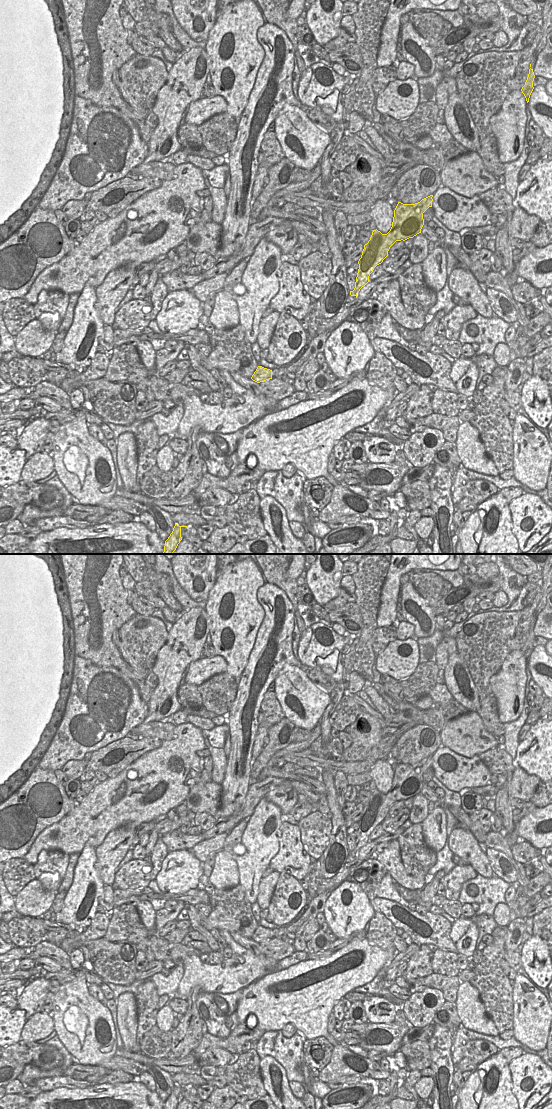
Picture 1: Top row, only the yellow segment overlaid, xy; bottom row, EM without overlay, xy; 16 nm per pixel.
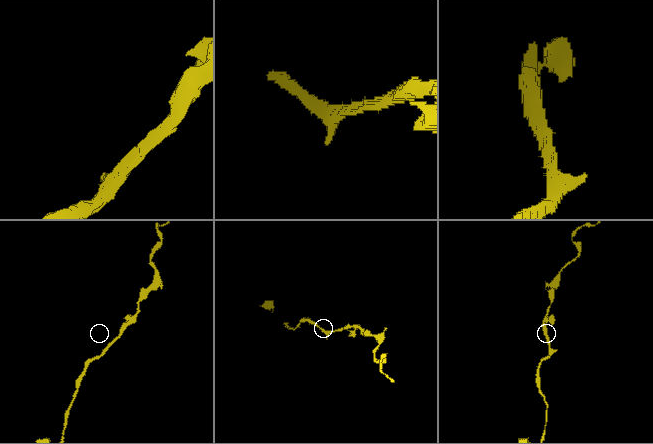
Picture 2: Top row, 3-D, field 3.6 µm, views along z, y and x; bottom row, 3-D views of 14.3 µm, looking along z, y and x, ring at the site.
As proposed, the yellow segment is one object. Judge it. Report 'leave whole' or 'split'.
leave whole

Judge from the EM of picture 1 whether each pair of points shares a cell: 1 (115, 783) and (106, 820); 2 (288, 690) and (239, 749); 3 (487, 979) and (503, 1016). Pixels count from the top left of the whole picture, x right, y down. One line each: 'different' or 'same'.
1: same
2: different
3: same

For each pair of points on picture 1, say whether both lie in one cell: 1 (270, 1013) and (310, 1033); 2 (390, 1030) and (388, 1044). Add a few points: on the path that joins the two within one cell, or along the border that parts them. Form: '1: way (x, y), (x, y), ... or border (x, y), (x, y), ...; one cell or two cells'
1: way (280, 1013), (284, 1016), (294, 1016), (301, 1023); one cell
2: way (391, 1034), (393, 1036), (392, 1041); one cell

